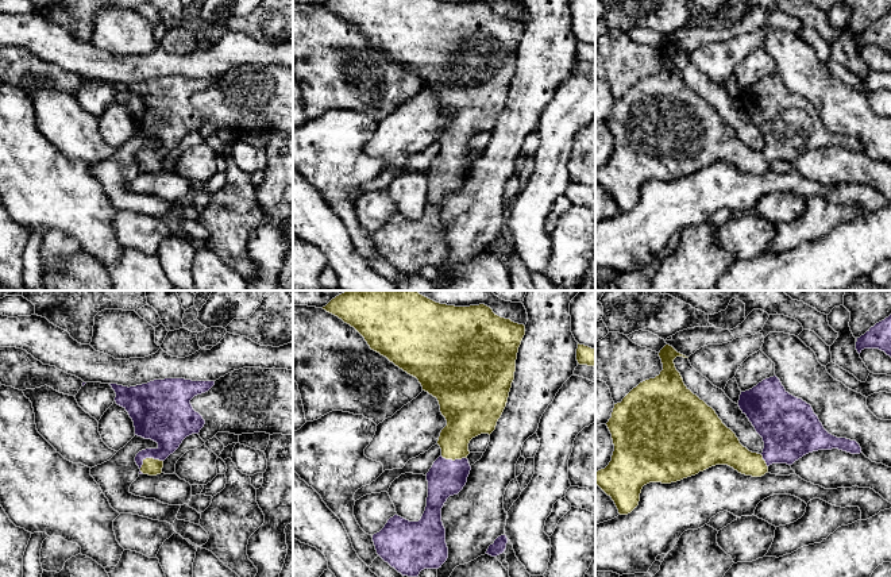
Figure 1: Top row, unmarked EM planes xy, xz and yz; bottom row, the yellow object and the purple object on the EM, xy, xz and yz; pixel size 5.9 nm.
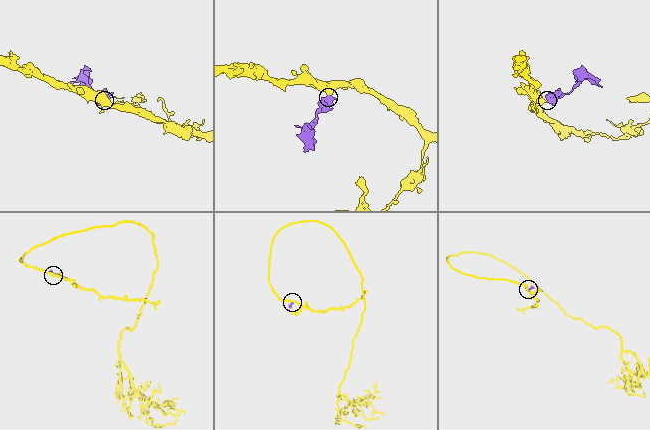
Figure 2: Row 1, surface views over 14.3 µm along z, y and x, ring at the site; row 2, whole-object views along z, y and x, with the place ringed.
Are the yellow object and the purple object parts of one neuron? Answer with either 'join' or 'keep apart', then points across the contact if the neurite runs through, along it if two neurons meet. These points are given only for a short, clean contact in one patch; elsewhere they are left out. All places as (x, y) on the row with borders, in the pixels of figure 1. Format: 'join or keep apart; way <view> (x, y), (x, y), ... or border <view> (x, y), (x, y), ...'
join; way xy (150, 466), (149, 458), (164, 446), (164, 419)

